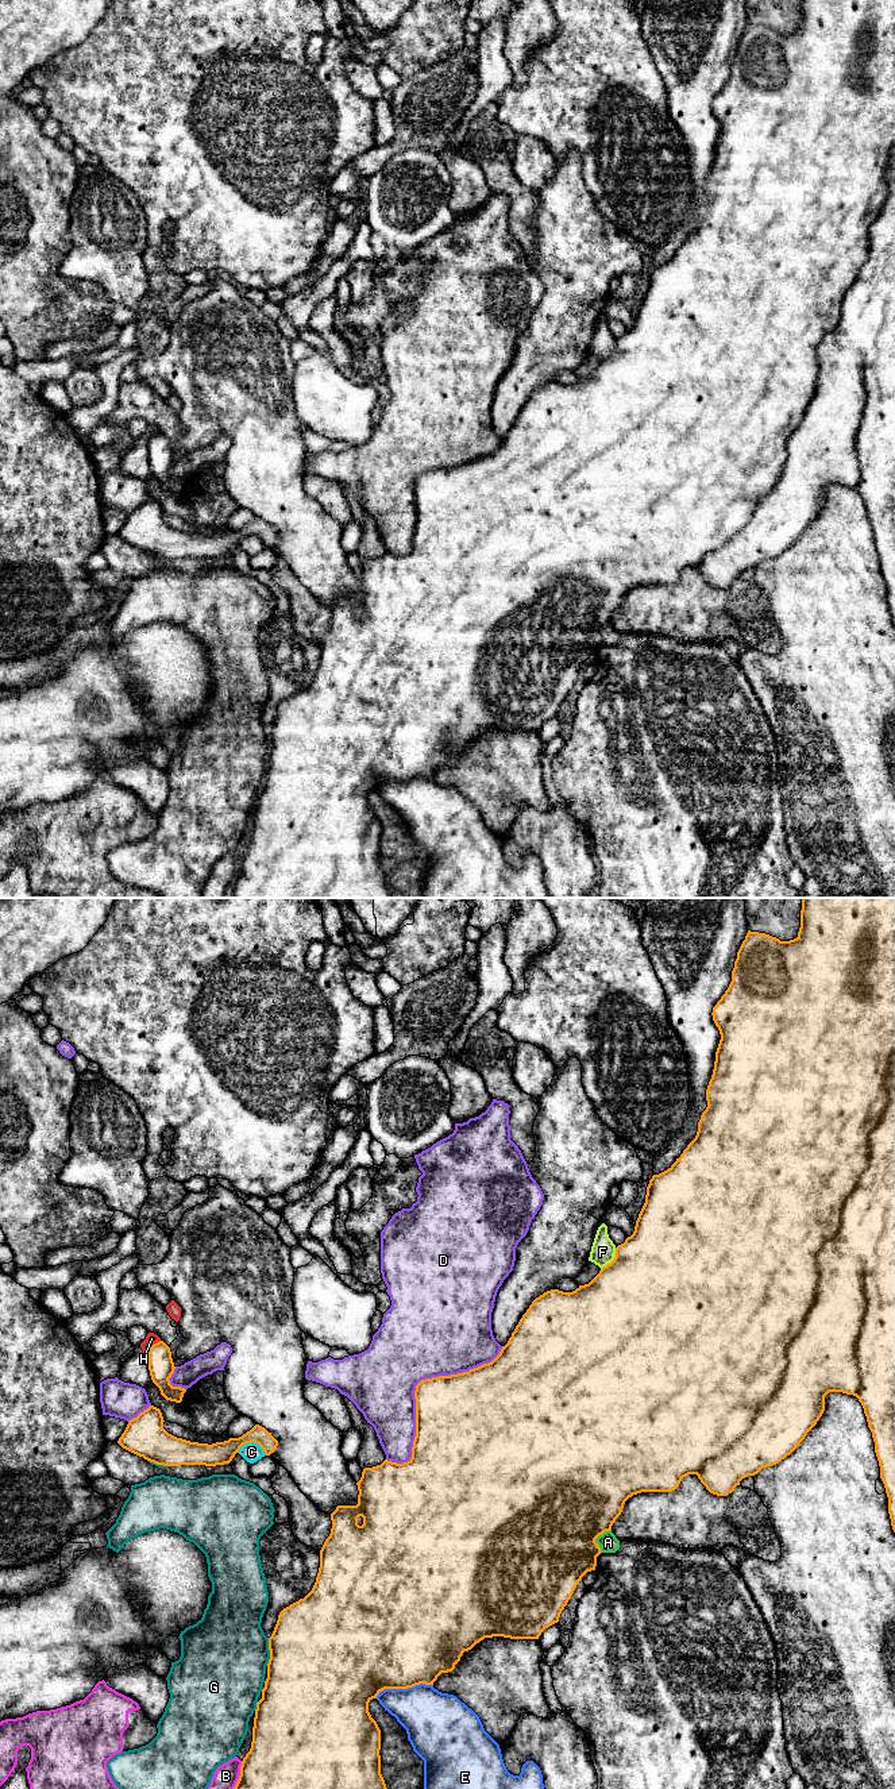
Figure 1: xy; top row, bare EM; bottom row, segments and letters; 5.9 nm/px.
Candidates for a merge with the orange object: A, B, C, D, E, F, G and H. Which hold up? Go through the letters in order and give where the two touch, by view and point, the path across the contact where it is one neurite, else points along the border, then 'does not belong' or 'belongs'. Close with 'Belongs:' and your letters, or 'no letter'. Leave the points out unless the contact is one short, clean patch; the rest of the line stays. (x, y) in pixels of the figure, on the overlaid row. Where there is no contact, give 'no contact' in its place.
A: contact xy (597, 1537); does not belong
B: contact xy (240, 1774); does not belong
C: contact xy (253, 1441); border xy (238, 1450), (246, 1444), (255, 1442), (266, 1454); does not belong
D: contact xy (416, 1390); does not belong
E: contact xy (404, 1688); does not belong
F: contact xy (613, 1260); does not belong
G: contact xy (270, 1651); does not belong
H: contact xy (153, 1345); border xy (159, 1340), (147, 1350); does not belong
Belongs: no letter

